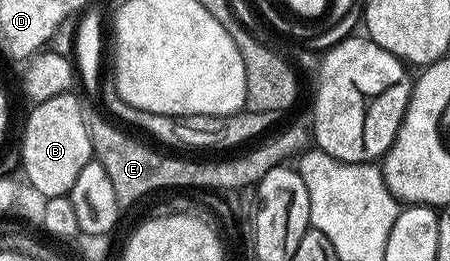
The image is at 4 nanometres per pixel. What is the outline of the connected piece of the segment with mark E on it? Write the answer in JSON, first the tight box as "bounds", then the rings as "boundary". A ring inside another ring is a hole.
{"bounds":[85,110,311,209],"boundary":[[[86,110],[85,124],[89,127],[93,154],[101,162],[103,169],[107,169],[111,185],[115,185],[115,197],[122,209],[129,209],[136,199],[141,199],[152,191],[161,191],[164,187],[199,187],[198,189],[208,189],[216,193],[227,193],[225,191],[237,193],[242,187],[252,188],[271,169],[288,164],[294,157],[300,156],[311,143],[311,131],[308,126],[289,127],[286,131],[278,130],[273,133],[278,135],[270,134],[268,138],[254,146],[258,146],[254,151],[249,151],[246,155],[237,155],[234,159],[221,157],[218,158],[221,159],[218,163],[188,163],[185,159],[172,159],[169,155],[160,155],[155,148],[132,139],[128,135],[130,134],[128,130],[119,132],[114,143],[108,143],[109,135],[105,130],[108,129],[110,120],[100,110],[98,111]]]}

